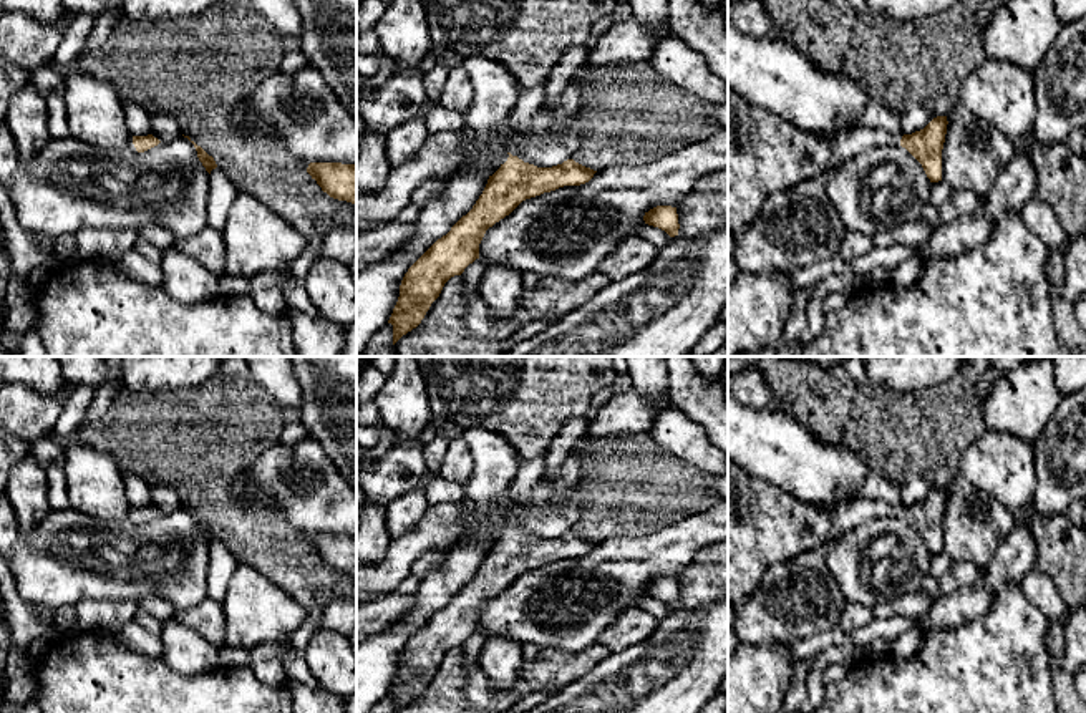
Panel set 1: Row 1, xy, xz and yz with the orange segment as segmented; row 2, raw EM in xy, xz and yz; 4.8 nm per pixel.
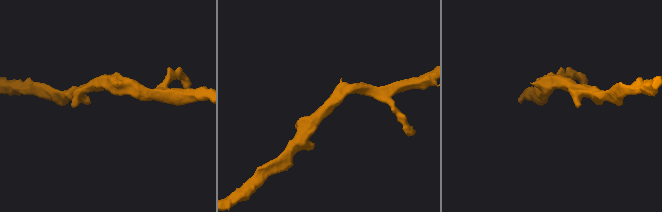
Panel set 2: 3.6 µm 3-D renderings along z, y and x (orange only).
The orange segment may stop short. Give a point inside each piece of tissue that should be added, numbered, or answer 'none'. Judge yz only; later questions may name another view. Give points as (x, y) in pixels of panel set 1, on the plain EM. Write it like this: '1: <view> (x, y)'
1: yz (846, 516)

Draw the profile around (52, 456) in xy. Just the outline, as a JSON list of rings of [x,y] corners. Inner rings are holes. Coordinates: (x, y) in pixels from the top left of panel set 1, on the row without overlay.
[[[48,438],[30,443],[28,454],[32,454],[45,469],[50,487],[48,501],[51,511],[65,511],[70,507],[68,487],[65,481],[65,446],[56,444]]]

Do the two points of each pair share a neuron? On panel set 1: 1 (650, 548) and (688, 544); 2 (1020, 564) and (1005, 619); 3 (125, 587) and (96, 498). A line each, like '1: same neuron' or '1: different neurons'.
1: same neuron
2: different neurons
3: different neurons

